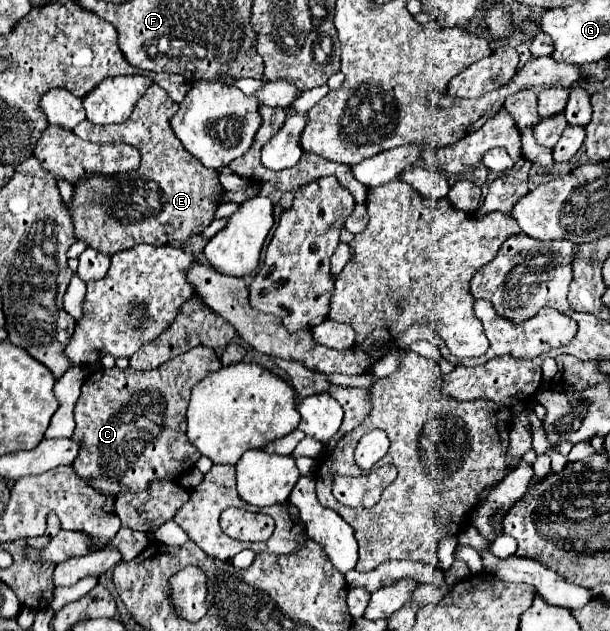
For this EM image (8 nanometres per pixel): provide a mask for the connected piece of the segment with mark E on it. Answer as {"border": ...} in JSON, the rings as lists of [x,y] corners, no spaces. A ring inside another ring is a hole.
{"border":[[[152,83],[124,123],[92,125],[90,121],[82,121],[74,127],[74,133],[84,141],[128,143],[142,155],[138,171],[130,171],[130,175],[86,179],[86,183],[74,187],[74,203],[68,205],[68,209],[74,219],[76,239],[86,241],[92,249],[112,257],[118,251],[142,243],[166,245],[170,241],[194,237],[212,223],[212,215],[220,205],[214,203],[214,195],[220,195],[218,171],[210,171],[198,163],[198,159],[182,147],[174,131],[170,131],[168,123],[176,107],[178,105],[166,91]]]}

